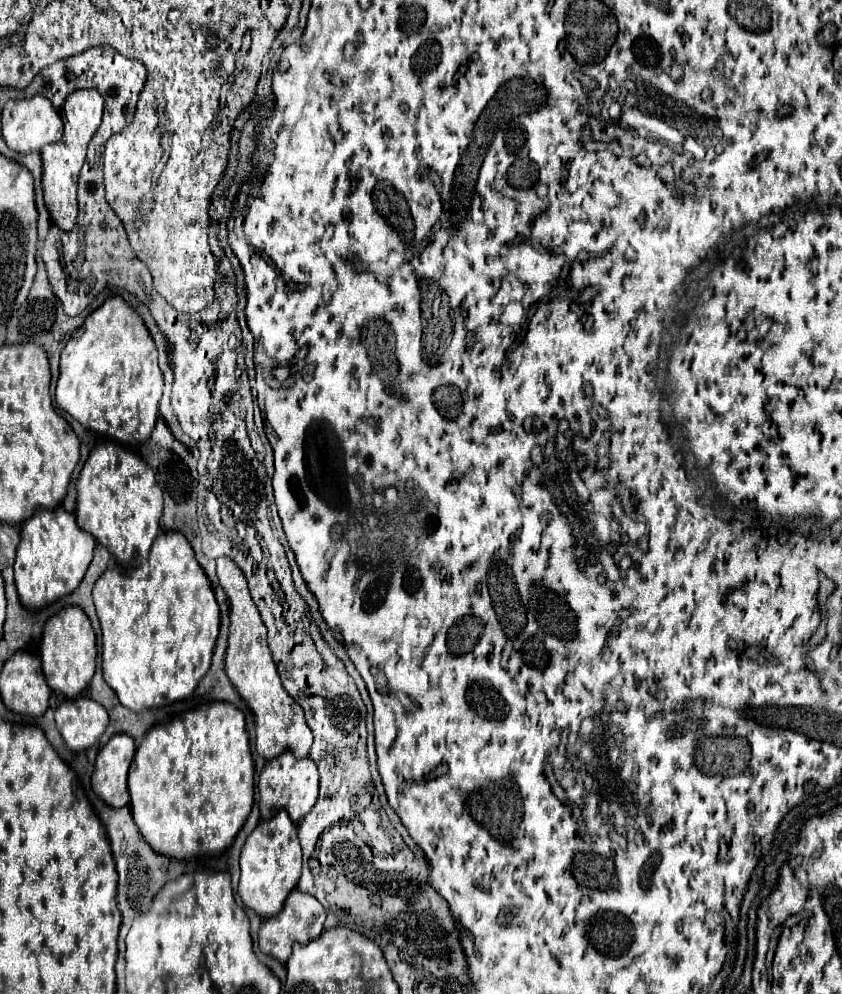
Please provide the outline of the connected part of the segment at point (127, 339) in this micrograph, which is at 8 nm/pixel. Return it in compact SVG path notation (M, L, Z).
M109 297L95 309L61 351L61 375L57 381L57 407L75 417L83 427L131 445L147 441L157 421L163 393L163 373L157 365L157 349L143 319L121 299Z

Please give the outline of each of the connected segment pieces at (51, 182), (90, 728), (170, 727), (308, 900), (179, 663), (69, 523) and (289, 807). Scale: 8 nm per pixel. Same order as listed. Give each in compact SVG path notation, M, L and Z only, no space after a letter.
M79 89L73 91L63 109L61 109L61 119L63 119L63 139L53 145L45 145L41 149L41 159L43 159L43 195L45 195L45 205L49 209L53 225L57 225L61 231L71 231L77 219L77 179L79 171L85 163L85 153L91 137L101 125L101 115L103 115L103 97L95 89Z
M79 697L75 701L63 701L55 711L55 721L69 749L85 751L103 735L109 715L103 705Z
M213 703L153 727L129 769L129 807L143 839L171 859L223 853L253 805L253 757L245 719L229 703Z
M293 889L291 895L287 897L283 909L277 915L263 921L261 931L259 931L259 949L265 955L271 955L281 963L287 963L293 943L305 945L311 939L317 939L321 935L321 931L323 931L323 923L325 923L325 911L323 911L321 903L315 897Z
M163 531L151 547L149 563L143 567L107 569L95 583L93 599L103 629L103 675L123 707L131 711L163 707L181 701L195 691L211 665L219 633L219 605L213 587L183 533Z
M39 509L21 527L21 541L15 559L15 585L19 601L27 611L39 611L55 599L73 593L93 559L95 539L81 531L75 515L59 509Z
M281 753L279 757L267 761L265 769L259 775L259 809L261 809L261 819L267 821L275 817L281 809L285 809L293 823L299 823L315 805L317 801L317 787L319 787L319 773L315 763L305 757L305 759L295 759L291 753Z

